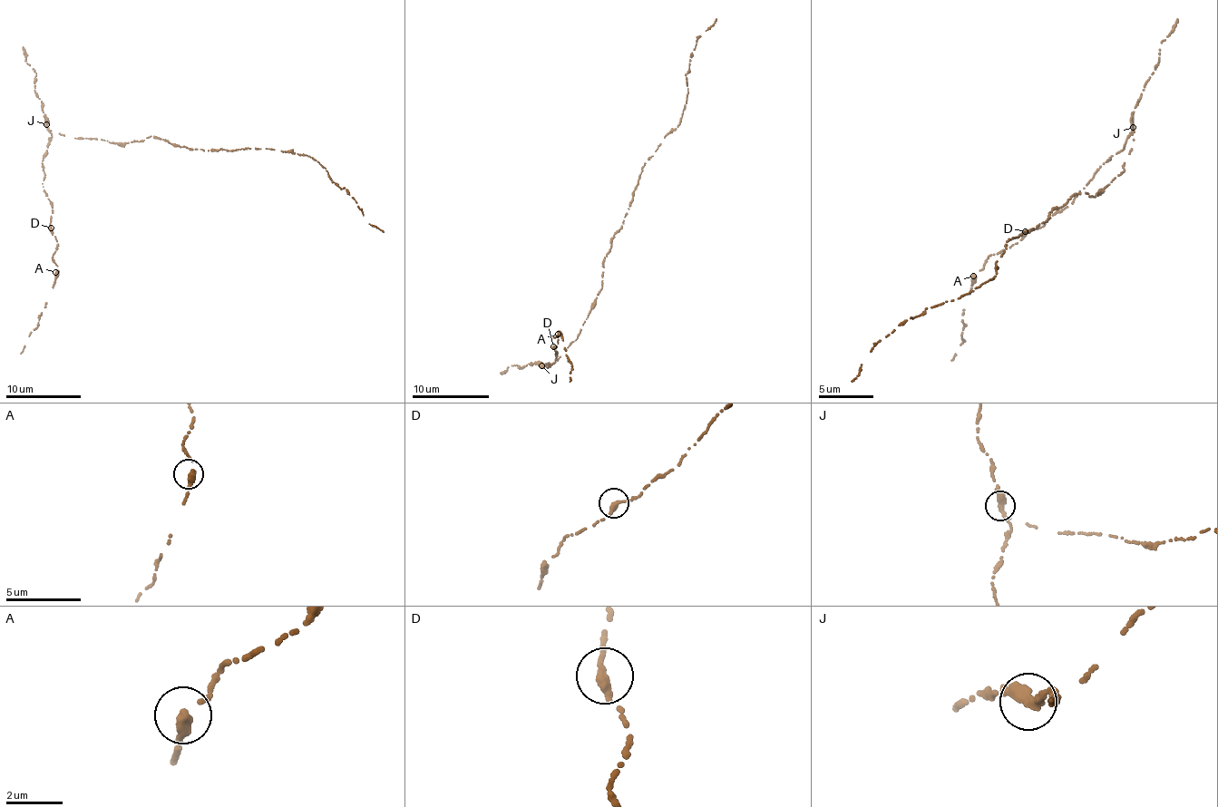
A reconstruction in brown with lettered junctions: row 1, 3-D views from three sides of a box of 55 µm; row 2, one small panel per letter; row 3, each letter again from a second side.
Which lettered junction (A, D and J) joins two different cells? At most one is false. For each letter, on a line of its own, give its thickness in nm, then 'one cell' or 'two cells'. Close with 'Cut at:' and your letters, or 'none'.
A: 320 nm thick; one cell
D: 280 nm thick; one cell
J: 320 nm thick; two cells
Cut at: J

